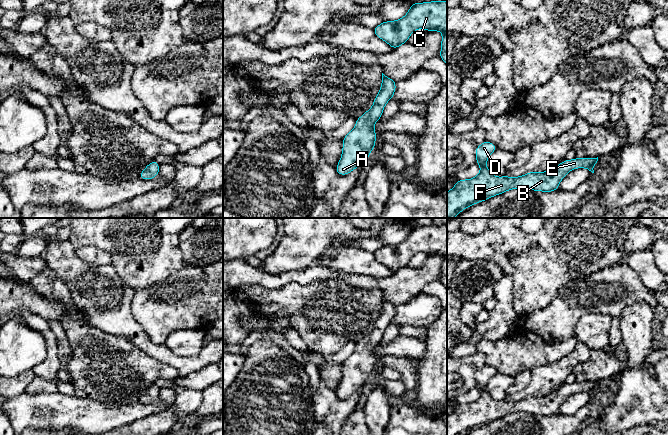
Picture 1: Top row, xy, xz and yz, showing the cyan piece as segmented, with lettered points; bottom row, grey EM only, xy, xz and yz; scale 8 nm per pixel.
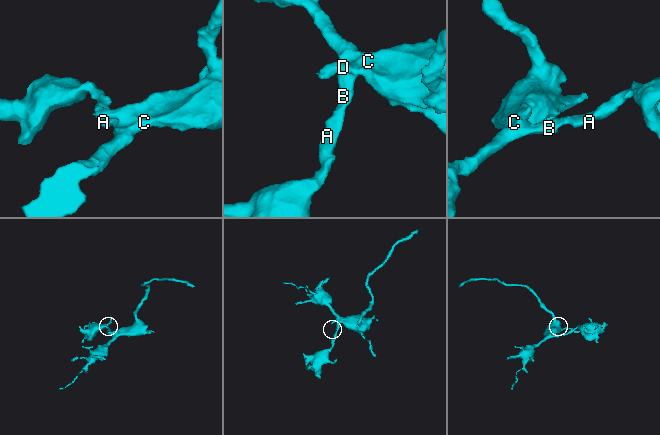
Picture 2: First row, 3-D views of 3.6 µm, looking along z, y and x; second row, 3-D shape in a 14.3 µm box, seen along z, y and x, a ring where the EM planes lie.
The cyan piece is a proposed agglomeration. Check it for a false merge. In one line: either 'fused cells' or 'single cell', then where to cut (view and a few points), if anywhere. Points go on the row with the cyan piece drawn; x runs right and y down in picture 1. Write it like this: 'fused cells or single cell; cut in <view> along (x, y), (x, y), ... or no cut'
single cell; no cut

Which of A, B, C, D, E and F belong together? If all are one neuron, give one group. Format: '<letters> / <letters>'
A B C D E F

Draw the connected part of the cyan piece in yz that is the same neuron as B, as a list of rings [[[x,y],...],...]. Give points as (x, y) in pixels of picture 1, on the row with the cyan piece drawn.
[[[484,141],[476,150],[476,162],[480,166],[480,173],[472,178],[457,180],[455,186],[447,192],[447,218],[453,218],[463,209],[488,200],[511,189],[527,188],[533,191],[552,192],[558,190],[560,181],[568,172],[576,168],[586,168],[594,173],[597,158],[575,158],[564,160],[558,166],[551,167],[545,172],[528,172],[520,177],[496,177],[486,167],[488,157],[497,149]]]

